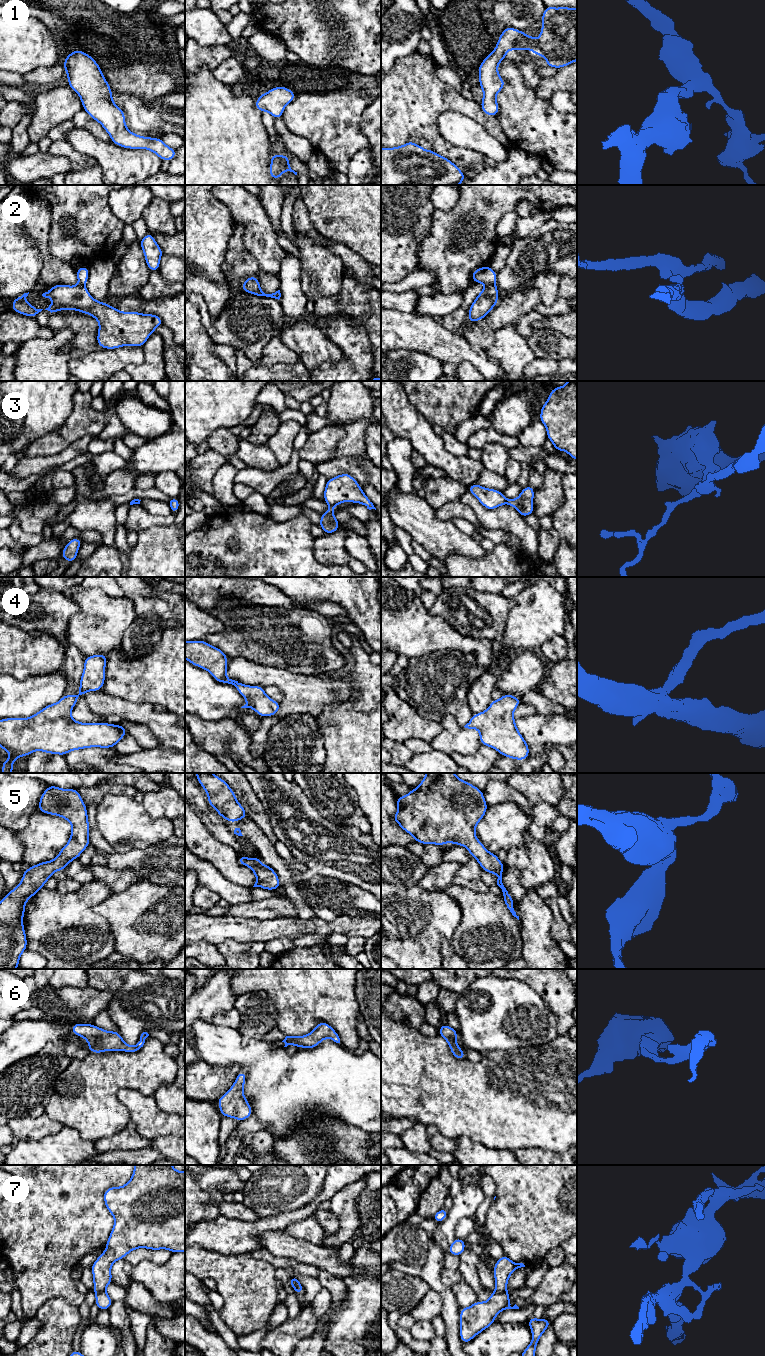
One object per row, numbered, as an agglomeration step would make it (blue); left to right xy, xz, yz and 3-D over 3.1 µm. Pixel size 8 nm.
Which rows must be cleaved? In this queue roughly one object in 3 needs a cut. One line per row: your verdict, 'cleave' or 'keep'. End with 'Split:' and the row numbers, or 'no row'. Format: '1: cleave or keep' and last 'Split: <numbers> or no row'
1: keep
2: cleave
3: cleave
4: keep
5: keep
6: keep
7: cleave
Split: 2, 3, 7

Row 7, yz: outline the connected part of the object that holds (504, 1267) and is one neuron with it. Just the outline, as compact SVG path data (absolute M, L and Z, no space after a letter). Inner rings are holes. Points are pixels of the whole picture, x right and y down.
M505 1254L495 1262L493 1274L495 1277L495 1291L504 1293L507 1290L508 1279L515 1269L525 1267L523 1263L514 1263Z

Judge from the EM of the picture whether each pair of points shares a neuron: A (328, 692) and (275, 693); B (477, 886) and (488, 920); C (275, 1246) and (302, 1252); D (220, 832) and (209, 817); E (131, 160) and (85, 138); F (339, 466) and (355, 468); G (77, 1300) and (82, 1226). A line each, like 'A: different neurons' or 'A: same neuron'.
A: different neurons
B: different neurons
C: same neuron
D: same neuron
E: same neuron
F: same neuron
G: same neuron

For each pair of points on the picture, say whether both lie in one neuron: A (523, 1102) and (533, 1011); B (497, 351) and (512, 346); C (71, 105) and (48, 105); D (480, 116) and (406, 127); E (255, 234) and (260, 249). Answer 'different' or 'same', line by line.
A: different
B: same
C: same
D: same
E: same

